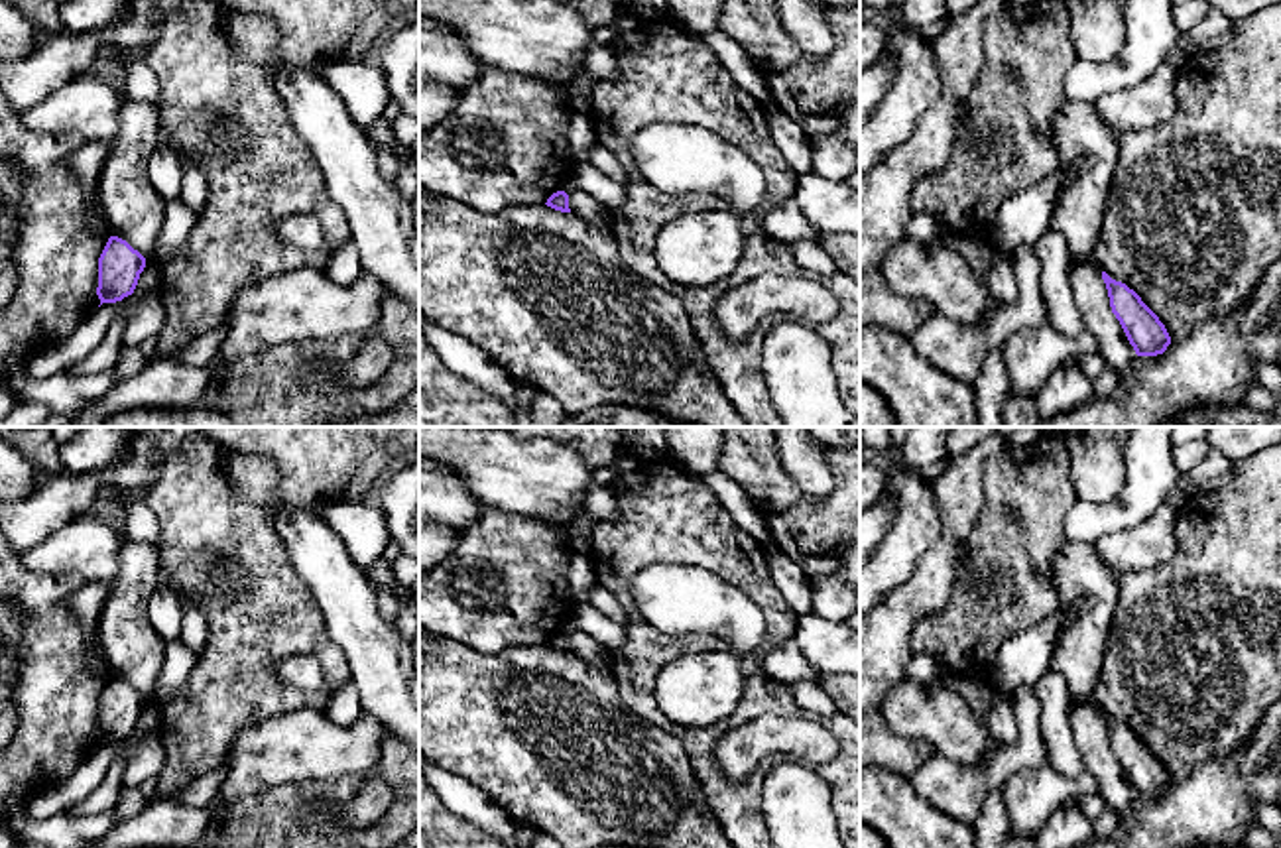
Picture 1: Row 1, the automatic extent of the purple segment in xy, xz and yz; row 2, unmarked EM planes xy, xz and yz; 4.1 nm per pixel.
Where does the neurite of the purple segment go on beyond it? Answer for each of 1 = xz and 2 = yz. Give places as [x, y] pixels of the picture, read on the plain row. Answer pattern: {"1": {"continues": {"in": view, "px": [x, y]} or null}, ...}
{"1": {"continues": null}, "2": {"continues": null}}

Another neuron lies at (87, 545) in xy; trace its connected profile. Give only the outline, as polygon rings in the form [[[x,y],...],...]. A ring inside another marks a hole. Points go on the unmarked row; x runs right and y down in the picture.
[[[94,512],[81,514],[37,547],[22,551],[22,565],[39,575],[79,575],[83,580],[112,580],[128,537]]]

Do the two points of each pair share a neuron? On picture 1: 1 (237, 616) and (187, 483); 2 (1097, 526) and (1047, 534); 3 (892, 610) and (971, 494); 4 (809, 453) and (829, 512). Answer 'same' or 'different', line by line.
1: same
2: different
3: same
4: different

